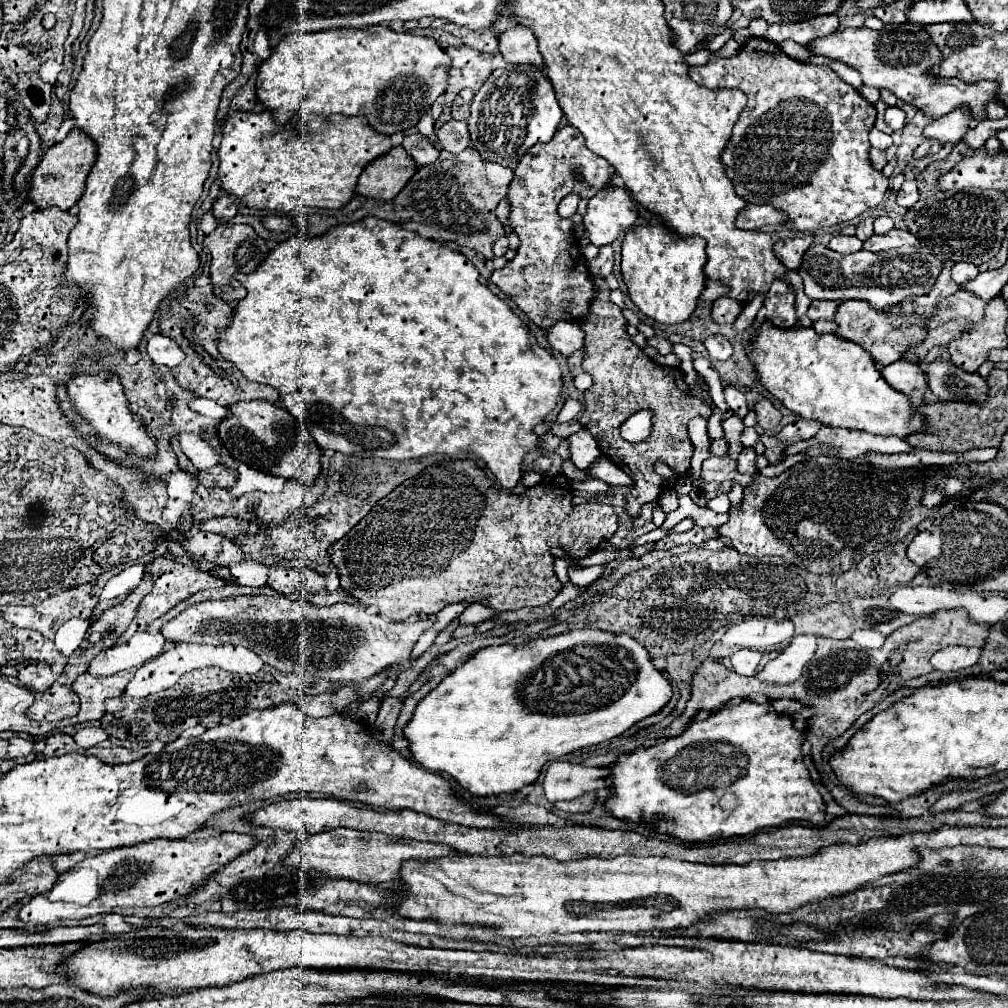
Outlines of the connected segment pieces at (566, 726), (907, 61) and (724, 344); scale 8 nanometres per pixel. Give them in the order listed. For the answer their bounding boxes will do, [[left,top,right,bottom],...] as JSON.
[[403,630,669,796],[809,24,995,118],[703,334,733,360]]

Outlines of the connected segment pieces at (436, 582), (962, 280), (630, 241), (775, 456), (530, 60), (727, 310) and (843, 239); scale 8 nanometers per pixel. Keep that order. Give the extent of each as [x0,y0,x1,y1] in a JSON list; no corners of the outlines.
[[329,458,615,622],[953,262,979,284],[621,222,707,324],[761,436,785,464],[499,26,543,68],[711,296,743,324],[829,234,863,254]]

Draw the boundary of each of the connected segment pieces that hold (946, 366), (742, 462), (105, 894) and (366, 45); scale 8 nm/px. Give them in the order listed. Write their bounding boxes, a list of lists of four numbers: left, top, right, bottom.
[[927,360,987,402],[737,448,757,474],[17,832,255,924],[257,24,451,136]]

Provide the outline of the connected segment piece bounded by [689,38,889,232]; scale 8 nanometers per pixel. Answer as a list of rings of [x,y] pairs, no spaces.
[[[749,38],[735,56],[713,58],[705,66],[693,66],[689,76],[705,88],[739,88],[745,92],[747,106],[737,118],[721,160],[727,168],[727,176],[735,184],[735,192],[751,204],[771,204],[785,210],[789,214],[787,228],[801,232],[829,228],[853,220],[883,200],[889,180],[883,172],[875,170],[869,160],[869,128],[875,124],[877,110],[831,68],[799,62],[765,38]]]

